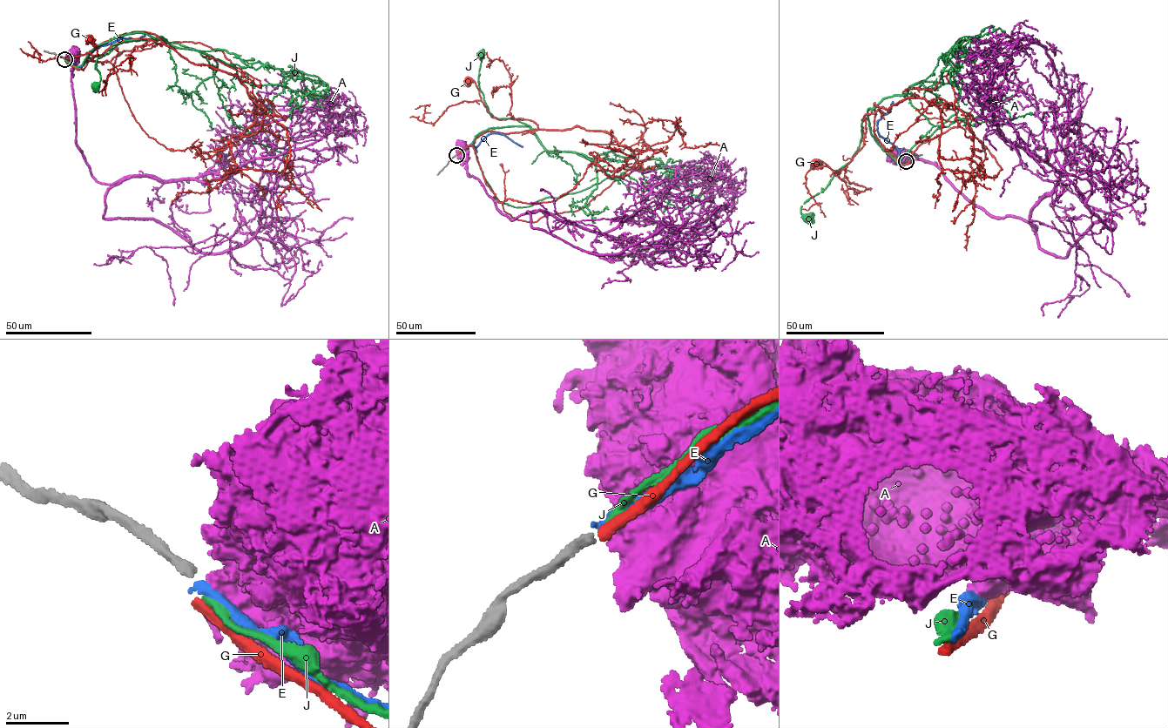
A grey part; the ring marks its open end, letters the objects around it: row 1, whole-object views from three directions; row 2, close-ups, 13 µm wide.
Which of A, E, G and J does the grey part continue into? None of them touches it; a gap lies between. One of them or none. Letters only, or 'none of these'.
none of these

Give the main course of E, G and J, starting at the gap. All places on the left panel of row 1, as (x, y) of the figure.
E: (65, 59), (80, 66), (100, 46), (119, 39), (138, 39), (145, 36)
G: (64, 60), (78, 70), (97, 46), (132, 32), (156, 34), (163, 44), (131, 39), (97, 56), (90, 40)
J: (65, 60), (76, 66), (114, 37), (151, 36), (118, 42), (97, 58), (95, 85)

